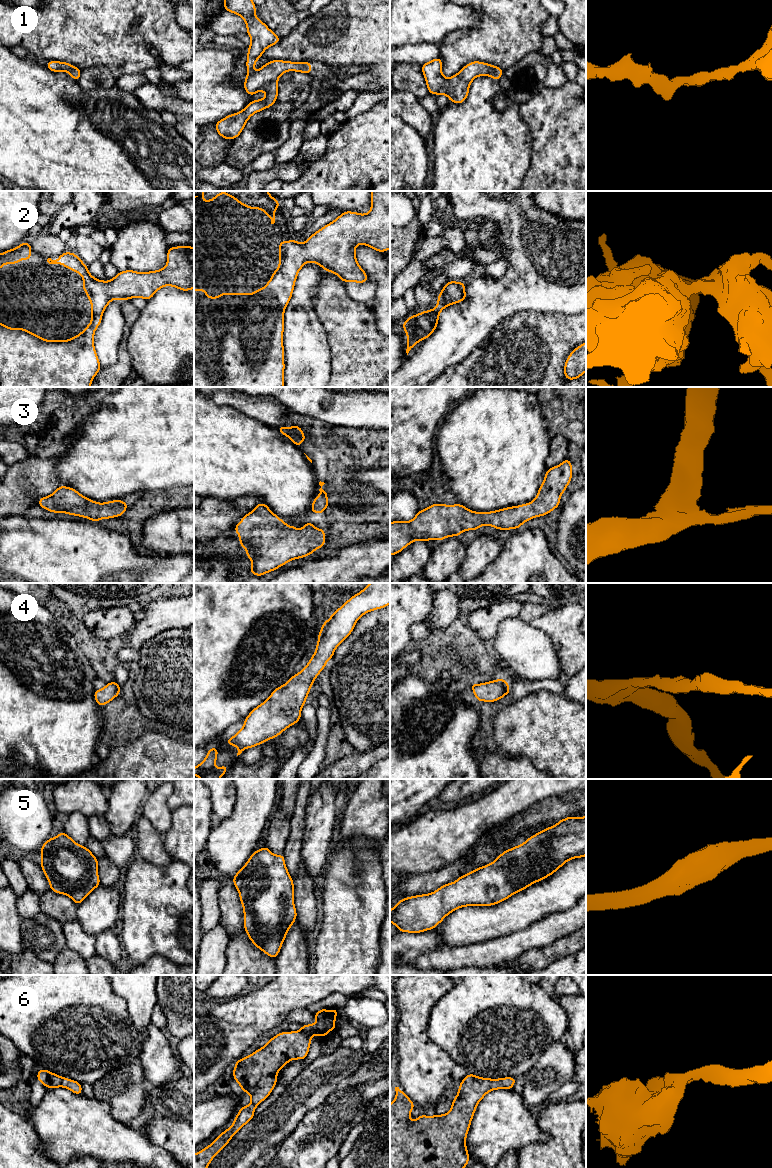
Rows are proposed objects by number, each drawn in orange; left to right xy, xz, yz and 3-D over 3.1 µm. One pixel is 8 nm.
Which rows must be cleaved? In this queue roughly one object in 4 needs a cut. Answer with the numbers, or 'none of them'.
none of them

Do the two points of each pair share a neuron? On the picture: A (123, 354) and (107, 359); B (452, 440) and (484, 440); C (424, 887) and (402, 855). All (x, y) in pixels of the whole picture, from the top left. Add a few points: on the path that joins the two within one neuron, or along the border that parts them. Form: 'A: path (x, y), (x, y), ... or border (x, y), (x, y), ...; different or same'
A: border (124, 333), (118, 347), (118, 359), (101, 368); different
B: path (460, 440), (476, 440); same
C: border (438, 867), (407, 877); different

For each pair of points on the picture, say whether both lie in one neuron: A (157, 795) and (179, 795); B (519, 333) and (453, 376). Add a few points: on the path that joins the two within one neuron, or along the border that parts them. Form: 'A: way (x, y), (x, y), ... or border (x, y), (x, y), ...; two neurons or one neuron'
A: border (174, 789), (167, 801), (167, 806), (171, 811); two neurons
B: way (503, 349), (476, 376), (469, 376); one neuron

